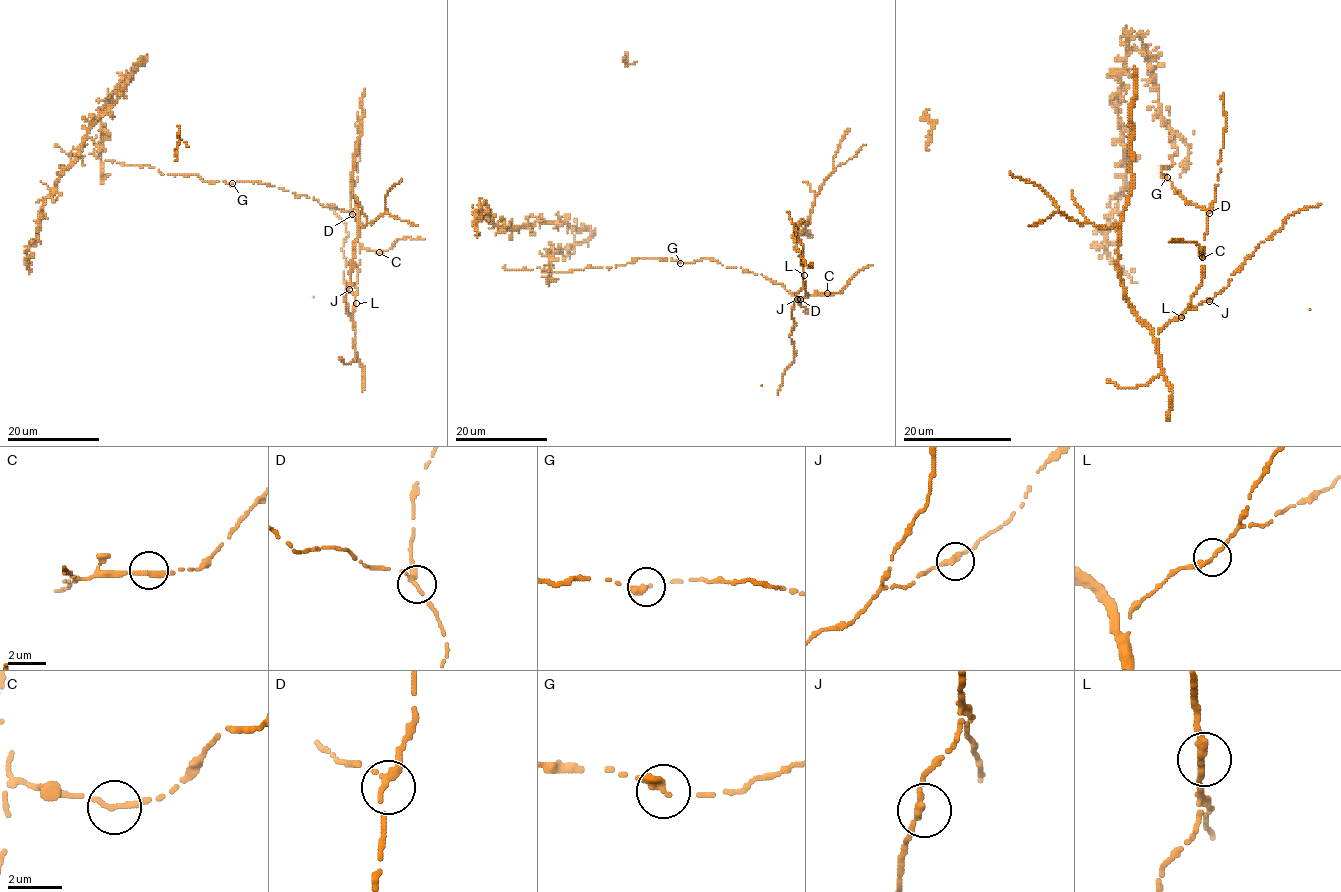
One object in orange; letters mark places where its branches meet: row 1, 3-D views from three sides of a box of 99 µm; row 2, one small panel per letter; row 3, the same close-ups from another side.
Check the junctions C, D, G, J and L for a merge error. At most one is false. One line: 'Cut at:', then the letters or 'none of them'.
Cut at: none of them

